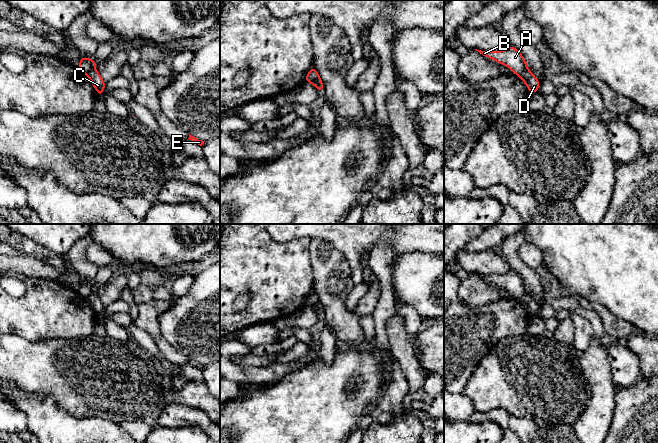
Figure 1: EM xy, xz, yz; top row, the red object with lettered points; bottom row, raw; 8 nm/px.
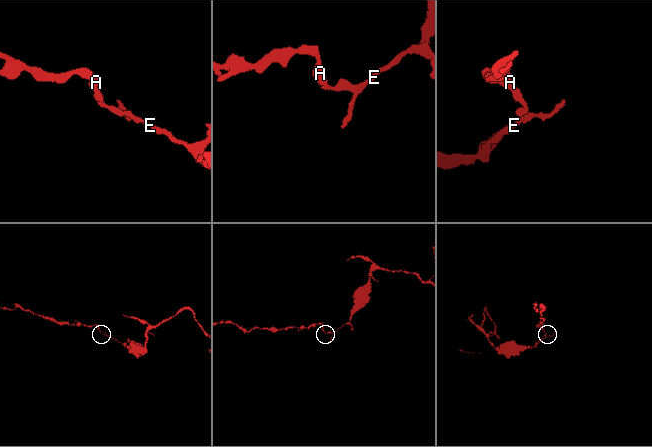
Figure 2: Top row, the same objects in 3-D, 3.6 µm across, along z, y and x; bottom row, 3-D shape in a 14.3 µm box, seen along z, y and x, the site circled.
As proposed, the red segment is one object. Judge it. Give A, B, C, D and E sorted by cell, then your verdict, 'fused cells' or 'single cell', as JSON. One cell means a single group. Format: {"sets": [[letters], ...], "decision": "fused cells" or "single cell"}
{"sets": [["A", "B"], ["C", "D", "E"]], "decision": "fused cells"}

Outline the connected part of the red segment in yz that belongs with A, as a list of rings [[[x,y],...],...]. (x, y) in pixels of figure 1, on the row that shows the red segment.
[[[509,46],[503,51],[481,51],[477,50],[483,56],[494,60],[502,65],[506,65],[514,74],[519,75],[528,68],[523,55],[513,46]]]

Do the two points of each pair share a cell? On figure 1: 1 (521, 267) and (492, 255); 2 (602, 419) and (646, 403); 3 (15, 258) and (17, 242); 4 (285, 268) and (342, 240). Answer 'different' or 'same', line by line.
1: different
2: different
3: different
4: different

